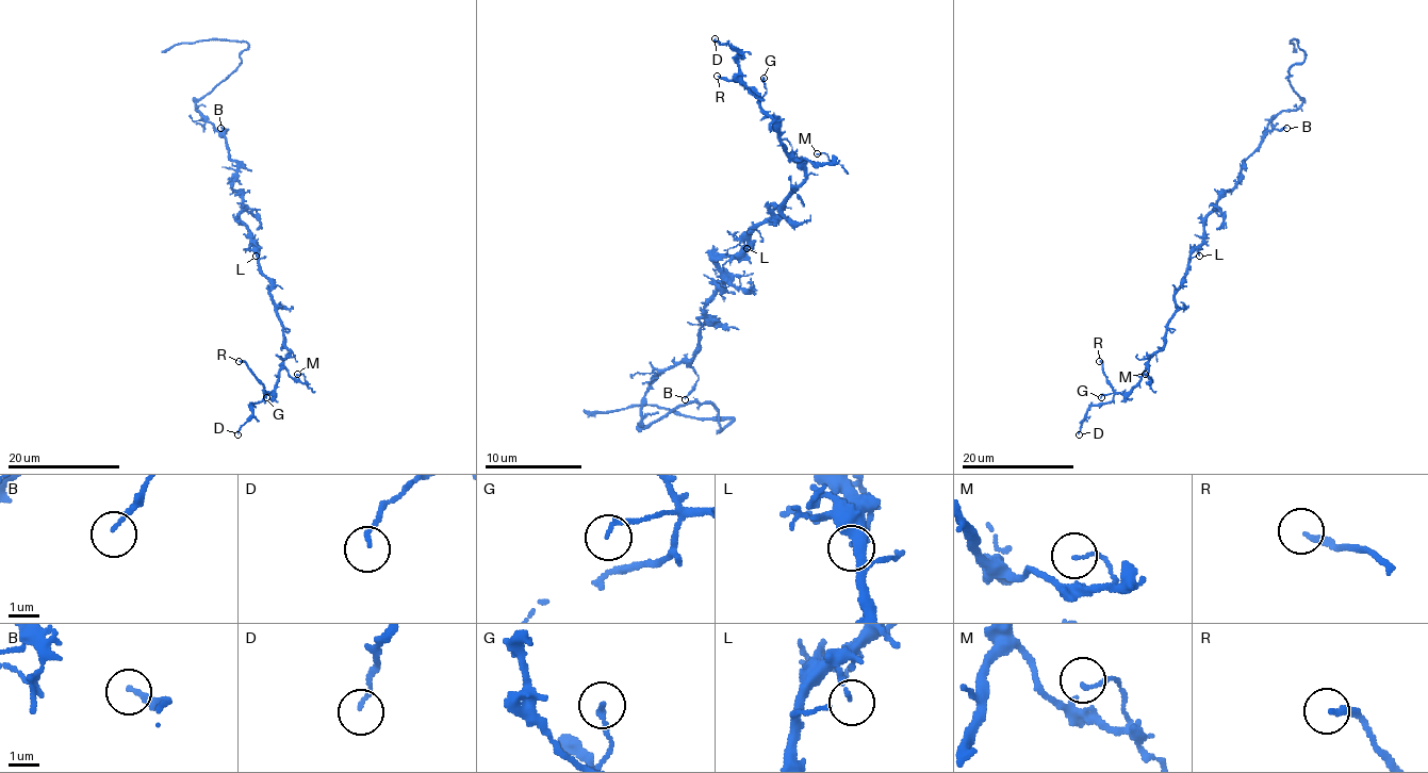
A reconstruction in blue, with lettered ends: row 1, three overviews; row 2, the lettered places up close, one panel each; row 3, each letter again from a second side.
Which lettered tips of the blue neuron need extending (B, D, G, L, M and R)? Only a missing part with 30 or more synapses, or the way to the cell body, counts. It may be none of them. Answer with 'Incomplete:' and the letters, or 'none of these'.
Incomplete: none of these

